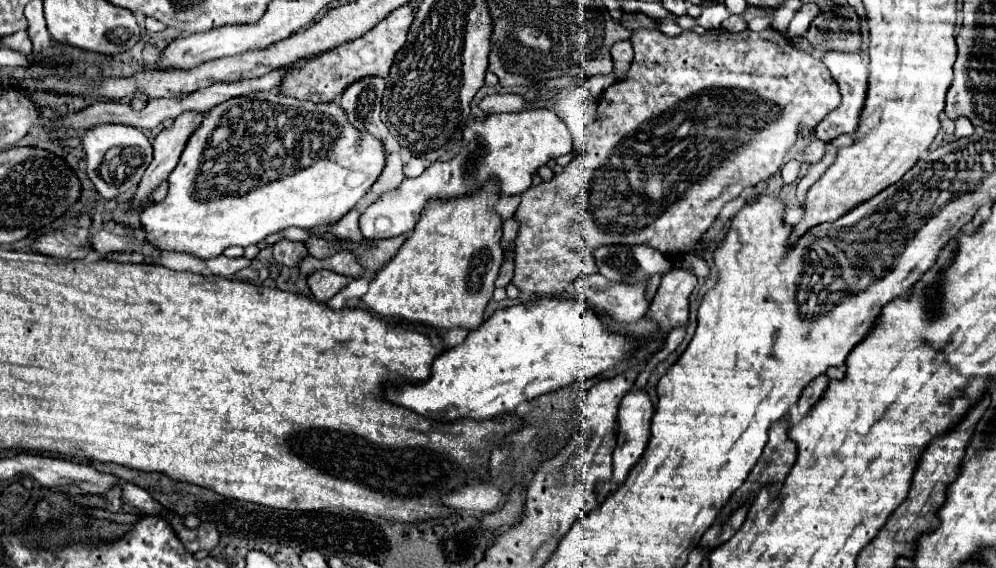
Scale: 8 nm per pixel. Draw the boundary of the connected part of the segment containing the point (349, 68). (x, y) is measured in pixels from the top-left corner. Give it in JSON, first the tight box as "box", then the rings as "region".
{"box":[278,6,414,104],"region":[[[400,6],[398,10],[390,12],[382,22],[378,22],[370,32],[366,32],[364,36],[360,36],[358,40],[346,42],[344,46],[338,46],[322,56],[316,56],[312,60],[306,60],[298,66],[294,66],[294,70],[290,68],[288,74],[282,78],[278,90],[282,96],[292,96],[296,100],[310,100],[314,104],[318,102],[334,102],[340,98],[340,94],[354,82],[362,80],[362,78],[370,78],[370,76],[380,76],[386,78],[388,70],[394,62],[396,50],[400,50],[400,46],[404,46],[406,42],[406,34],[408,34],[408,26],[412,24],[414,16],[412,16],[412,6]]]}

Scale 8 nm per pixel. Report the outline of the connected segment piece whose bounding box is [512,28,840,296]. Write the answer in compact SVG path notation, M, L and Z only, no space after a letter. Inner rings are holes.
M638 28L632 34L632 46L634 52L648 52L648 48L664 48L664 60L662 62L652 62L652 64L632 64L628 70L628 82L620 82L620 86L610 86L600 102L598 102L598 116L596 116L596 138L588 136L584 150L584 156L574 158L562 174L554 176L550 182L542 182L538 186L532 186L528 192L522 194L522 202L516 210L516 220L520 222L518 238L516 238L516 270L514 270L514 284L522 292L532 292L538 296L558 296L562 290L572 290L574 278L582 274L594 274L596 272L596 262L592 258L592 250L596 246L606 246L606 244L650 244L652 248L660 250L662 254L668 256L682 256L692 250L692 246L702 238L702 234L712 226L716 216L720 214L722 206L730 202L732 198L740 196L744 188L756 186L758 182L768 180L772 174L780 170L784 164L784 158L788 154L788 148L796 142L798 138L798 128L800 126L810 126L814 128L828 112L832 112L840 104L840 92L834 82L834 78L828 74L828 68L820 58L814 58L810 54L804 54L796 50L788 38L778 32L778 30L762 30L762 32L752 32L744 30L740 34L730 34L726 30L708 30L704 36L694 34L690 30L684 30L676 38L668 38L658 30L648 30L648 28Z

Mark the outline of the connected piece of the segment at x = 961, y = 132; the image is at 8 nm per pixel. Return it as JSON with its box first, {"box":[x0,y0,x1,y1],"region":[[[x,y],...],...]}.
{"box":[954,118,974,138],"region":[[[958,118],[956,120],[956,130],[954,130],[954,136],[956,138],[962,138],[962,136],[970,136],[970,134],[974,134],[974,126],[972,126],[972,122],[968,120],[968,118]]]}

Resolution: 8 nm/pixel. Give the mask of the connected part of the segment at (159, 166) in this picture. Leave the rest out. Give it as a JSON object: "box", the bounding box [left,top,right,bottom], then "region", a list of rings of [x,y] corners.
{"box":[130,112,204,212],"region":[[[184,112],[174,118],[174,124],[170,128],[164,128],[156,138],[154,138],[154,160],[148,166],[138,192],[130,204],[130,212],[136,212],[142,208],[142,200],[150,200],[152,190],[170,176],[170,172],[176,168],[178,158],[182,150],[186,148],[188,138],[200,128],[204,120],[204,112]]]}

